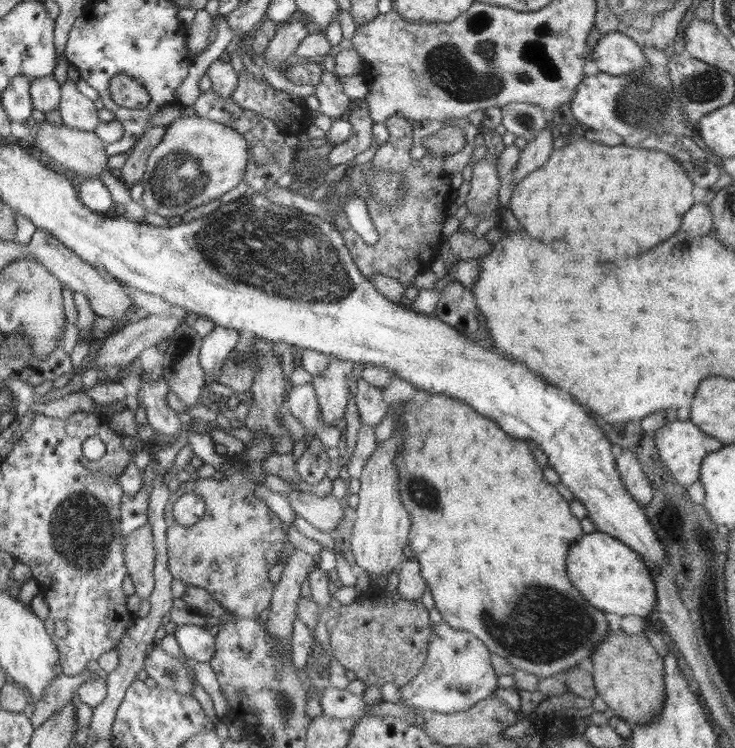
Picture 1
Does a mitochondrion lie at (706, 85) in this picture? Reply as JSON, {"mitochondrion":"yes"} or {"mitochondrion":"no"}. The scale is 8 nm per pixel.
{"mitochondrion":"yes"}

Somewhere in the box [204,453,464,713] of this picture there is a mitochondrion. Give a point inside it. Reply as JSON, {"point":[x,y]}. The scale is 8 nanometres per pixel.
{"point":[425,495]}

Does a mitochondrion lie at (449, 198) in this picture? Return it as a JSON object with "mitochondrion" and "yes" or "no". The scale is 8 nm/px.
{"mitochondrion":"no"}

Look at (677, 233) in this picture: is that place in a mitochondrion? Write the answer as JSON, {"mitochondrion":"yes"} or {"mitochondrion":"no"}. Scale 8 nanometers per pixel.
{"mitochondrion":"no"}

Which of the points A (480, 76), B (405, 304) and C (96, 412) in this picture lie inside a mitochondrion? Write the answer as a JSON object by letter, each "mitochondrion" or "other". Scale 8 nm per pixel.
{"A":"mitochondrion","B":"other","C":"other"}

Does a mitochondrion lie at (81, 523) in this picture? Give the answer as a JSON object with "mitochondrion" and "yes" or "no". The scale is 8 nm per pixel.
{"mitochondrion":"yes"}

